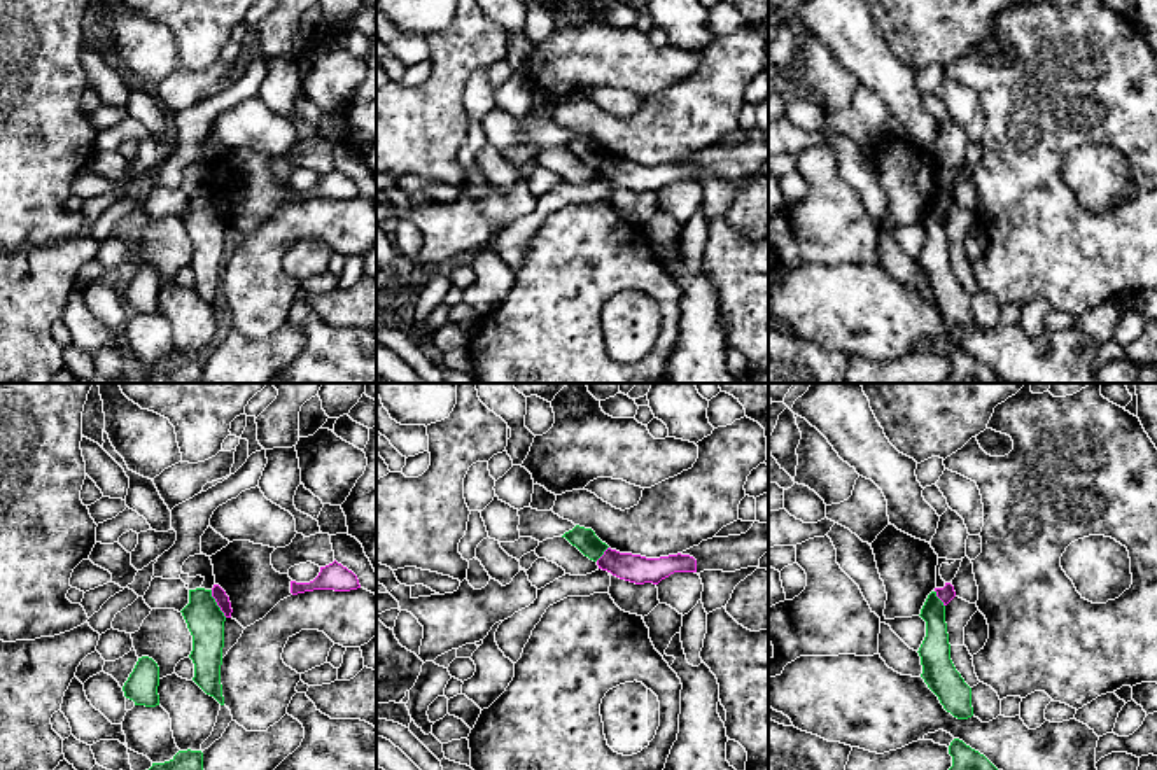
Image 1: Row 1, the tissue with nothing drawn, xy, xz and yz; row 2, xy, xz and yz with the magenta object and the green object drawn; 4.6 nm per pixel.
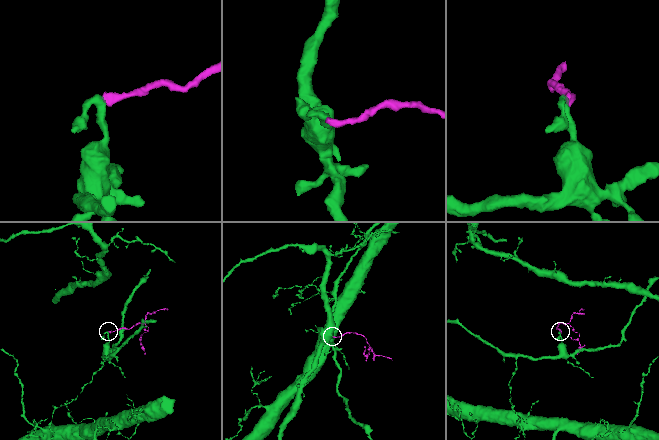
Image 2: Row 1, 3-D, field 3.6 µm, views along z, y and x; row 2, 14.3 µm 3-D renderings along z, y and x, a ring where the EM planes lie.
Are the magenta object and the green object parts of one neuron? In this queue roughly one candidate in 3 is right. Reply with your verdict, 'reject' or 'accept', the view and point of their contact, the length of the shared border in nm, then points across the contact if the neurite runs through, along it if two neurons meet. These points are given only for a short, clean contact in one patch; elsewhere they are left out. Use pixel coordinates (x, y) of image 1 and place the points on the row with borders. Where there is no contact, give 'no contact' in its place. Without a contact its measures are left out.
reject; contact xy (217, 604); length 150 nm; border xy (210, 590), (210, 595), (226, 616)

